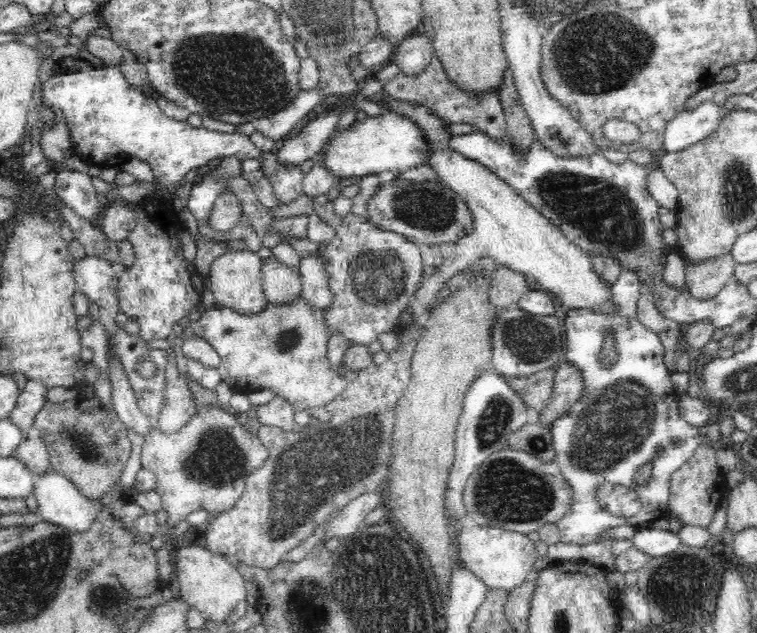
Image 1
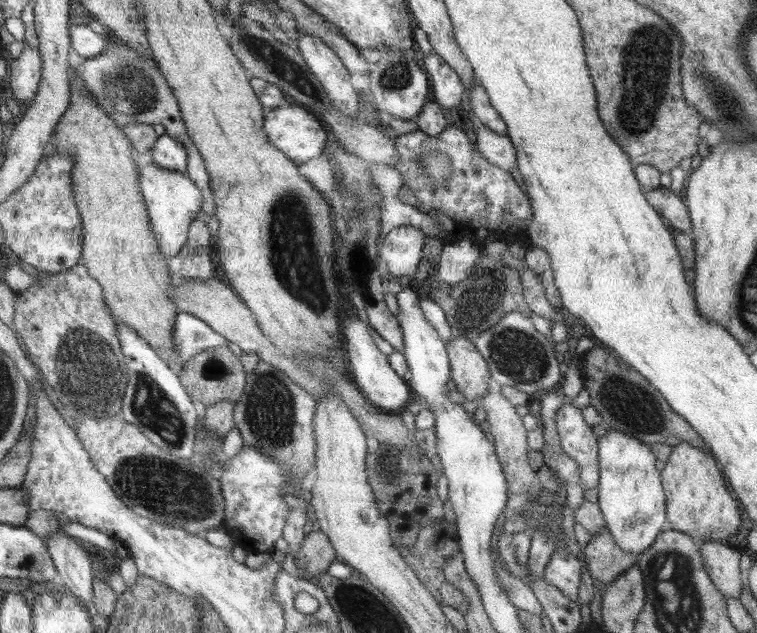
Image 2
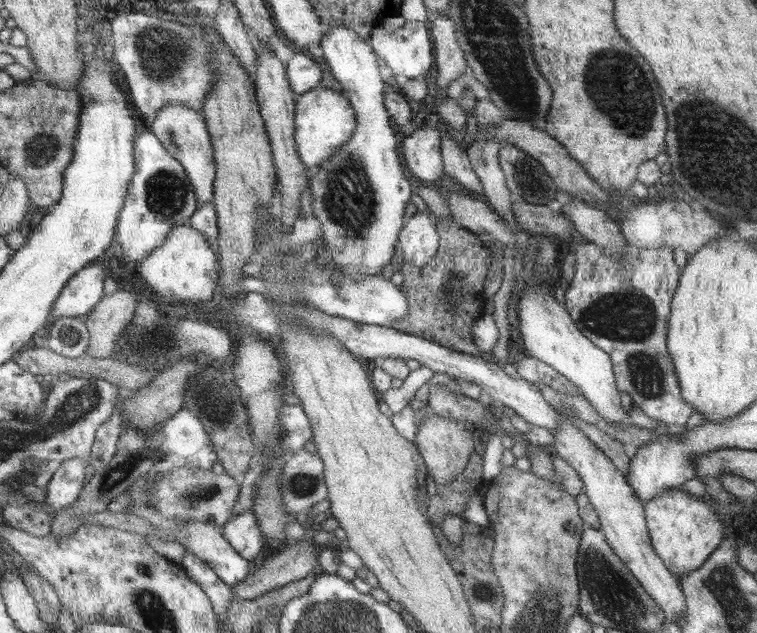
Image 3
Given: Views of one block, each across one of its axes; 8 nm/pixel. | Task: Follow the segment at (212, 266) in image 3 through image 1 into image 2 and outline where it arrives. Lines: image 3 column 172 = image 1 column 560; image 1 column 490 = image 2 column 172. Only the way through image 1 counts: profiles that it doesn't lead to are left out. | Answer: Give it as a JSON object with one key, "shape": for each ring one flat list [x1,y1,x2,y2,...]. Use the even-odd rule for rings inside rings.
{"shape":[[136,151,135,162,139,165,139,184,146,198,152,229,155,231,155,239,159,241,159,248,162,248,163,255,168,259,178,256,188,240,188,226,194,223,194,218,200,214,200,208,203,208,200,188,186,173,158,165,150,151,144,153]]}

